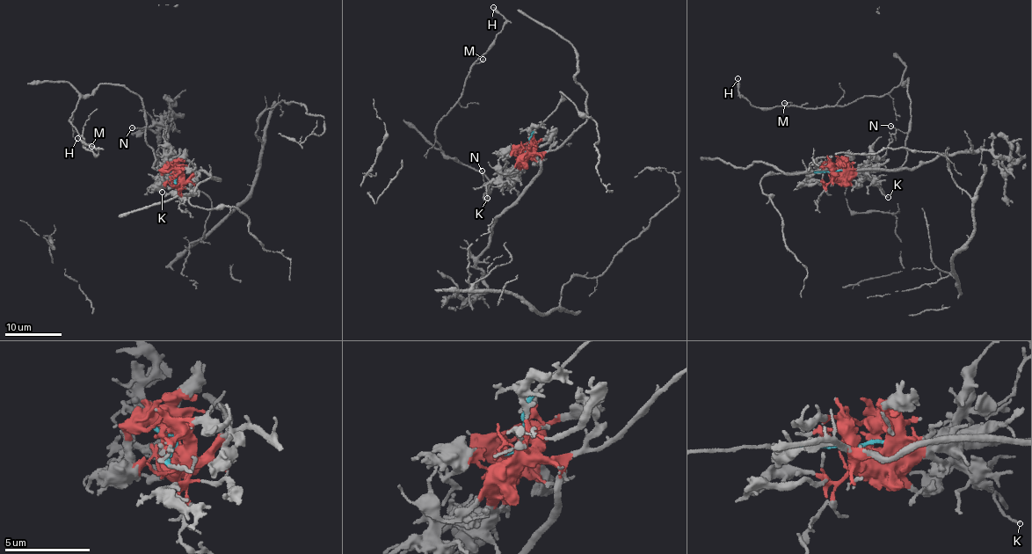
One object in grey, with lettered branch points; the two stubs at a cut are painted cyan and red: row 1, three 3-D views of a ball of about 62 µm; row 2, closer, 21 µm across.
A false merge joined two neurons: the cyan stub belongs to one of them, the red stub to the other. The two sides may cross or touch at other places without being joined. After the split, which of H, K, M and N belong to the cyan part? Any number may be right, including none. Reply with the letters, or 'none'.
H, M, N

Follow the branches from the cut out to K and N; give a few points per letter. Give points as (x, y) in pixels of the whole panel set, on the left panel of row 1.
K: (176, 177), (178, 174), (176, 172), (161, 178), (154, 185), (161, 191)
N: (176, 177), (175, 172), (153, 167), (156, 163), (153, 149), (146, 144), (145, 128), (132, 128)

